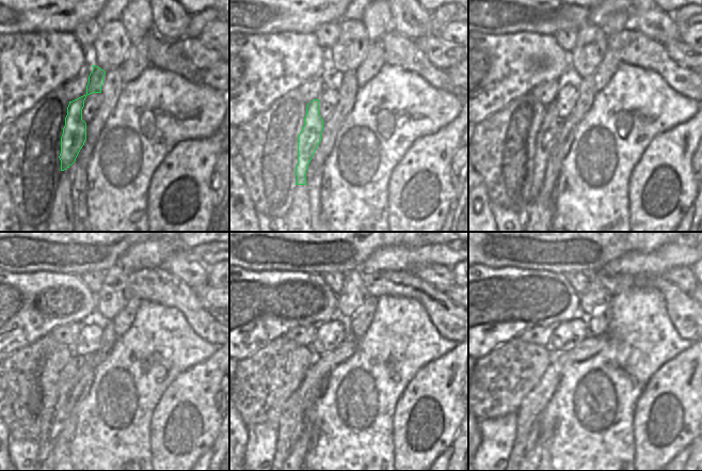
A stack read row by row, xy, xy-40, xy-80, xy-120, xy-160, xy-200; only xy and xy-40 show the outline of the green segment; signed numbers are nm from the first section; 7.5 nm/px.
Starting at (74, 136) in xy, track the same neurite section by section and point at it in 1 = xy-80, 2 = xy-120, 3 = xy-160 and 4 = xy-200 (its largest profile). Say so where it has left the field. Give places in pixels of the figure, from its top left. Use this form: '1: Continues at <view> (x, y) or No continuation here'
1: Continues at xy-80 (547, 136)
2: Continues at xy-120 (69, 376)
3: Continues at xy-160 (298, 429)
4: Continues at xy-200 (533, 435).

